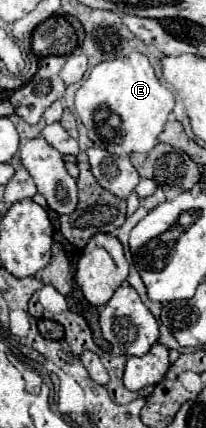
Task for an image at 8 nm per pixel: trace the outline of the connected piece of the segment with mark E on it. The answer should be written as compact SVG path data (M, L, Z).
M146 44L146 48L148 48L148 54L132 52L130 56L124 56L124 58L100 62L76 92L74 106L76 106L76 112L78 112L84 128L88 130L90 140L94 142L94 146L104 148L114 156L128 156L132 152L150 152L158 144L158 136L162 134L164 124L168 124L168 116L188 117L182 98L162 76L160 58L165 55L160 54L154 46Z

